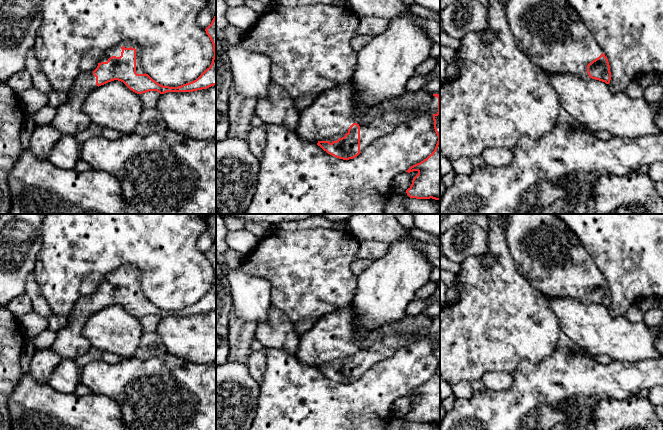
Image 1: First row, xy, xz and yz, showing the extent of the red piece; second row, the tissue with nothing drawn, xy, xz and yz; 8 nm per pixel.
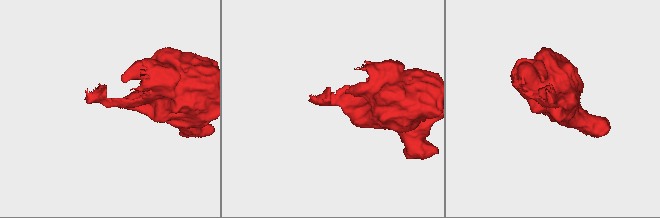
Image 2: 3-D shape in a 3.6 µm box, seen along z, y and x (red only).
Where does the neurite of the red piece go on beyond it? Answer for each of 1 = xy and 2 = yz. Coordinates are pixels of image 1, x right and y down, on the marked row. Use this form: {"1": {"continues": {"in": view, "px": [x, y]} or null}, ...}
{"1": {"continues": {"in": "xy", "px": [70, 119]}}, "2": {"continues": {"in": "yz", "px": [550, 33]}}}

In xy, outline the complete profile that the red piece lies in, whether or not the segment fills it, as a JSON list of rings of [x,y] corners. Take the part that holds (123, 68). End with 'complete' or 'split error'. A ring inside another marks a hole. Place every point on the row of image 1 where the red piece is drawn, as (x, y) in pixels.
[[[216,15],[205,29],[213,44],[212,63],[196,80],[178,87],[163,86],[153,80],[141,64],[142,51],[132,41],[124,41],[109,48],[98,62],[98,66],[90,73],[78,76],[70,90],[67,102],[57,108],[52,125],[61,135],[76,136],[88,129],[91,120],[82,110],[88,95],[97,87],[118,80],[137,94],[157,91],[193,92],[216,85]]]; split error

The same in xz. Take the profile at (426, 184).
[[[352,80],[336,89],[319,94],[304,110],[299,112],[296,133],[299,138],[317,144],[328,154],[343,160],[357,157],[376,139],[388,135],[399,124],[414,115],[426,113],[433,116],[434,129],[438,136],[435,150],[423,161],[411,166],[406,172],[417,171],[411,186],[406,190],[410,198],[435,199],[440,201],[440,94],[419,90],[415,94],[406,91],[395,99],[385,100],[369,109],[365,115],[355,112],[354,84]]]; split error

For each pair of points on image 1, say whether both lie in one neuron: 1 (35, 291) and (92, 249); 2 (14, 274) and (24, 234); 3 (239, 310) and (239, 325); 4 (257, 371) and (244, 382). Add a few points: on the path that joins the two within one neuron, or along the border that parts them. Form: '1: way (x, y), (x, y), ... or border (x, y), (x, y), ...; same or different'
1: border (33, 272), (41, 293), (50, 308); different
2: way (14, 264), (14, 244); same
3: border (232, 310), (243, 321), (256, 324); different
4: border (246, 365), (249, 374), (259, 384); different

